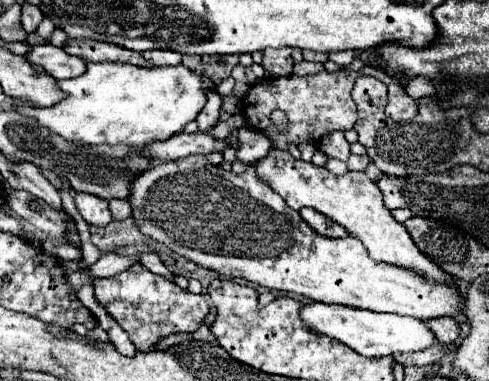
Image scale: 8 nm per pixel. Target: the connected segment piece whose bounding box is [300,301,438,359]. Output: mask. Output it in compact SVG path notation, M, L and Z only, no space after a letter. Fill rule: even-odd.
M318 301L304 305L300 315L302 315L304 325L310 327L312 331L338 339L368 359L394 355L394 353L414 353L414 351L428 349L438 343L436 335L426 327L426 323L418 321L414 317L402 317L402 315L394 315L394 313L372 313L366 309L352 309L352 307L344 307L344 305L326 305L326 303L318 303Z

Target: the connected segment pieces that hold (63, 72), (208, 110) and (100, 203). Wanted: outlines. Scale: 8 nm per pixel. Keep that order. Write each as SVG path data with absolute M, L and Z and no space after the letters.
M50 43L32 47L26 59L42 67L54 79L74 79L86 71L86 63L88 63L88 61L82 61L80 57L68 55L64 49L54 47Z
M208 93L208 103L200 111L200 115L196 117L198 131L208 133L208 131L212 131L216 127L218 117L220 117L220 107L222 107L222 99L218 95L214 95L214 93Z
M76 193L76 207L84 221L88 225L96 227L106 227L112 221L108 203L96 195L86 195L86 193Z

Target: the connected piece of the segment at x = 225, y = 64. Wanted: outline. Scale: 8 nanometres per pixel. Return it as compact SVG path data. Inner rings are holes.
M182 55L182 65L192 69L198 75L210 77L216 85L220 85L222 79L230 77L232 67L238 65L238 55L222 55L222 57L190 57Z

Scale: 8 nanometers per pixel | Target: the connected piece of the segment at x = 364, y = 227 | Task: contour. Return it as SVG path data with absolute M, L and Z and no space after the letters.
M272 149L264 159L258 159L254 167L256 167L258 179L268 183L286 201L288 207L296 211L300 211L302 207L310 207L310 209L324 213L332 221L340 223L350 235L358 237L364 243L364 247L368 249L374 261L384 261L384 263L400 265L406 269L414 269L416 273L432 281L460 283L458 279L444 273L436 263L432 263L428 257L424 257L418 251L406 227L398 223L392 217L392 213L384 207L378 185L366 173L348 171L346 175L336 177L328 169L316 167L314 163L306 163L302 159L294 159L288 151L280 151L280 149Z

